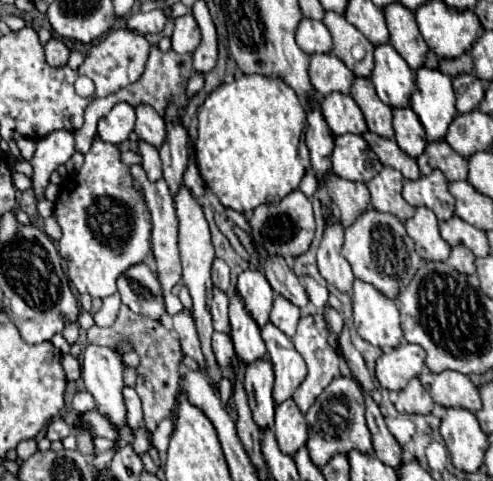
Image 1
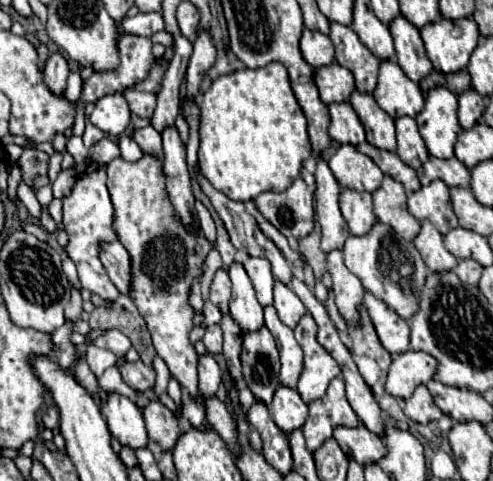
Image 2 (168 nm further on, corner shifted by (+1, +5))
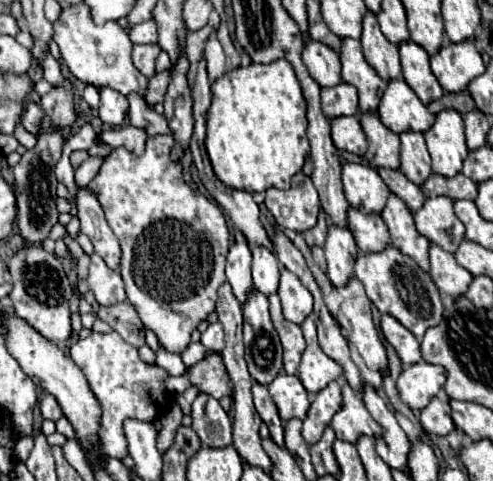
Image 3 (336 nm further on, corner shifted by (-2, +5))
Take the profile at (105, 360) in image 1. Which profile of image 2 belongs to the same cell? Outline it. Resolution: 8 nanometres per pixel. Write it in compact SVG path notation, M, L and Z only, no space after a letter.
M110 393L106 403L102 405L102 415L108 423L112 437L116 437L122 445L130 447L132 451L144 449L148 445L144 417L128 397Z

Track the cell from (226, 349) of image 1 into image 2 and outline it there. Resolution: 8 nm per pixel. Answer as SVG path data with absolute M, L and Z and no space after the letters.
M208 325L202 341L204 341L208 353L220 353L222 351L222 329L220 329L220 325Z

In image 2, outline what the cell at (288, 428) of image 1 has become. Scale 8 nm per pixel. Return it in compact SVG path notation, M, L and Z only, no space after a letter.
M280 385L274 393L272 401L272 419L274 423L284 431L292 433L294 429L300 429L308 417L308 405L300 399L298 391L292 387Z

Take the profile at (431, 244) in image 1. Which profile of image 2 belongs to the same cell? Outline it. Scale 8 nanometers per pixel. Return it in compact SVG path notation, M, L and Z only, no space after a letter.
M422 223L414 245L420 251L428 269L434 273L446 273L458 265L458 259L444 247L442 235L436 231L436 227L432 227L432 223Z

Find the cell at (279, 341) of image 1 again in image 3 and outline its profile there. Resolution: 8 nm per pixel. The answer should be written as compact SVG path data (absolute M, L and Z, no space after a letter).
M277 293L269 297L271 303L271 319L273 325L279 333L281 345L283 345L283 363L285 363L285 371L289 375L297 375L299 373L299 363L301 363L301 355L305 351L305 339L301 335L301 327L287 321L281 313L281 303Z

